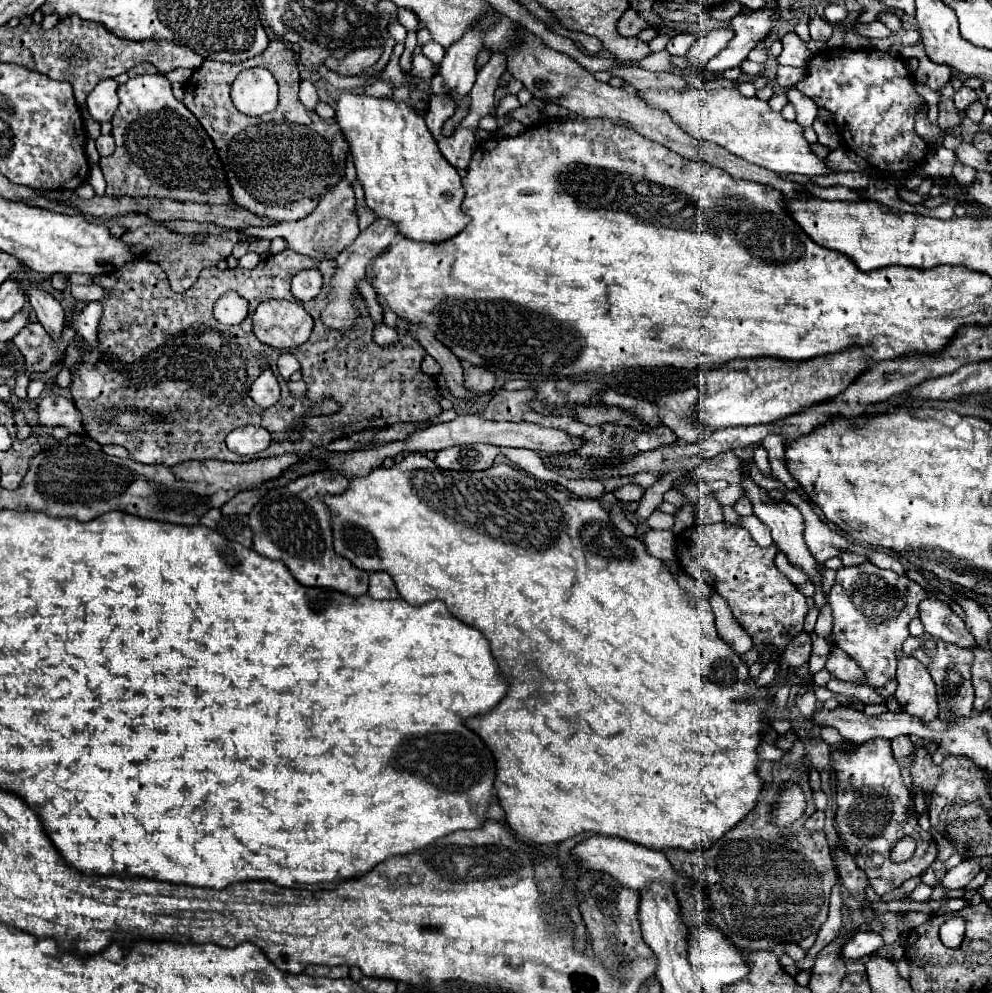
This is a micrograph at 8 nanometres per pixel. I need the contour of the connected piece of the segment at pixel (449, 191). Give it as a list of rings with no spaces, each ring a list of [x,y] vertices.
[[[341,93],[335,99],[335,119],[353,153],[367,205],[377,217],[397,221],[401,235],[429,243],[449,239],[469,223],[461,211],[465,195],[461,177],[441,155],[423,115],[395,97]]]

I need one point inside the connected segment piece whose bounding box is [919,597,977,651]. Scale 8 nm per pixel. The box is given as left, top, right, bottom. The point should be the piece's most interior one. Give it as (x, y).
(937, 618)

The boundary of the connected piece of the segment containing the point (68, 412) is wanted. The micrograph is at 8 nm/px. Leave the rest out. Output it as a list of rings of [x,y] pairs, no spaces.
[[[47,395],[39,399],[37,407],[37,421],[41,427],[65,427],[71,433],[83,431],[83,415],[75,407],[73,399],[67,399],[63,395]]]

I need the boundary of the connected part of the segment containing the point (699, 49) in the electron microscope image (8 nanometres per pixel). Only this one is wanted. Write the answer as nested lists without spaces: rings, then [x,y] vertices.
[[[713,29],[707,37],[699,39],[685,55],[691,69],[703,67],[711,57],[715,57],[727,45],[731,37],[733,37],[733,29]]]

